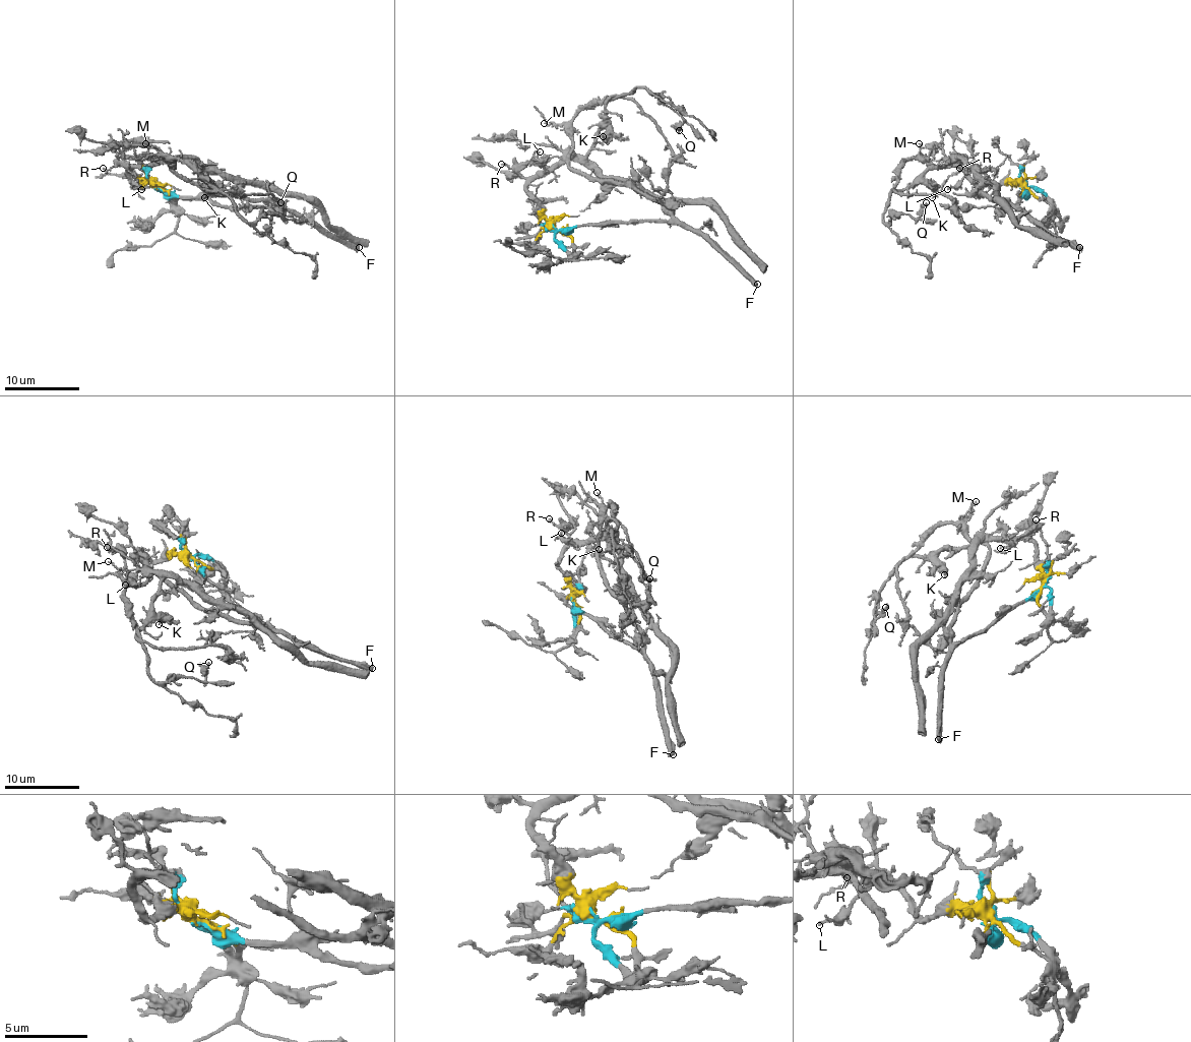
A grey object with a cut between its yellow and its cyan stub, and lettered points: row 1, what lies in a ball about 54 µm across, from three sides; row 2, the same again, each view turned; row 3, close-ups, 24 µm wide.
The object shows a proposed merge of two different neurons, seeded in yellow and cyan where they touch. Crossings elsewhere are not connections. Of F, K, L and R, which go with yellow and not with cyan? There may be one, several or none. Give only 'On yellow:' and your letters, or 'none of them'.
On yellow: K, L, R

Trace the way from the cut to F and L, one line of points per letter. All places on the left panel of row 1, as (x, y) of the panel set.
F: (157, 186), (185, 197), (209, 197), (228, 206), (286, 208), (308, 218), (336, 237), (352, 240), (359, 248)
L: (157, 186), (147, 182), (136, 186), (128, 171), (139, 167), (145, 173), (139, 184), (141, 190)

